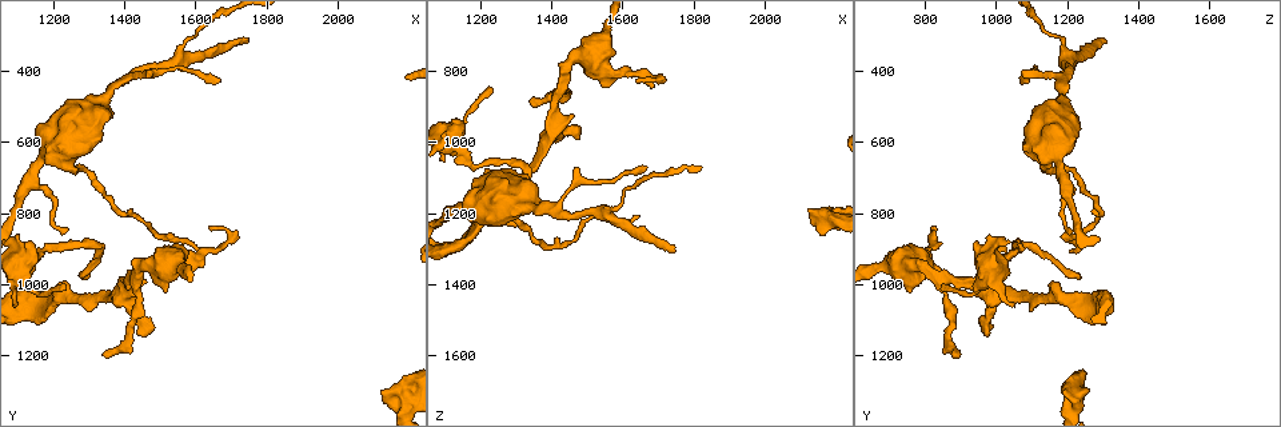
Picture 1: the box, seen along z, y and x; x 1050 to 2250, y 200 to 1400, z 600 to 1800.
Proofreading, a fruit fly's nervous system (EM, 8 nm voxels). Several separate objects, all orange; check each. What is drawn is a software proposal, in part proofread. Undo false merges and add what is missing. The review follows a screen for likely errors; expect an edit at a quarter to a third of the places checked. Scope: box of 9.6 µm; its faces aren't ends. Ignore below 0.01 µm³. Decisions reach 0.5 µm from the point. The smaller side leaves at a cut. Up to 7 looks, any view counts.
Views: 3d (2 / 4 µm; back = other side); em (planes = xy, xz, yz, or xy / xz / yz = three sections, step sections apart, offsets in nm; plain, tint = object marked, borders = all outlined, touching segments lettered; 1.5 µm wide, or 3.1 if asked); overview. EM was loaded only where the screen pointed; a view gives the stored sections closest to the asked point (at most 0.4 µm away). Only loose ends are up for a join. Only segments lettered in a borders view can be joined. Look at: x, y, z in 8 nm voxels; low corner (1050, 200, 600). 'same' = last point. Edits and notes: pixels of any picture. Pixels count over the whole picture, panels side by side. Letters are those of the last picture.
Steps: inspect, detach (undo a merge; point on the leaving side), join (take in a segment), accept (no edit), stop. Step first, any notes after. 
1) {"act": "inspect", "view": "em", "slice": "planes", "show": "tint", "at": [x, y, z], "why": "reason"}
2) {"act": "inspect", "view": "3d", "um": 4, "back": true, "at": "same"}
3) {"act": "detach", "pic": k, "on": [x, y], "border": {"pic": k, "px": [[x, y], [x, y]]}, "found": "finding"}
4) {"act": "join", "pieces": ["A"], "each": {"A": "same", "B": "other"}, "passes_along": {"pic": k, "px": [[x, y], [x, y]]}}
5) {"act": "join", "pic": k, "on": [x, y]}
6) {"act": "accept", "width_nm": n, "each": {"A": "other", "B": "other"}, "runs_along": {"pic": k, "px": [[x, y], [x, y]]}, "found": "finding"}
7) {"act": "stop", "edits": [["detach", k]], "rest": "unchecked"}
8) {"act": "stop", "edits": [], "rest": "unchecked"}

{"act": "inspect", "view": "em", "slice": "yz", "step": 4, "show": "tint", "at": [1170, 900, 1070], "why": "sharp bend"}

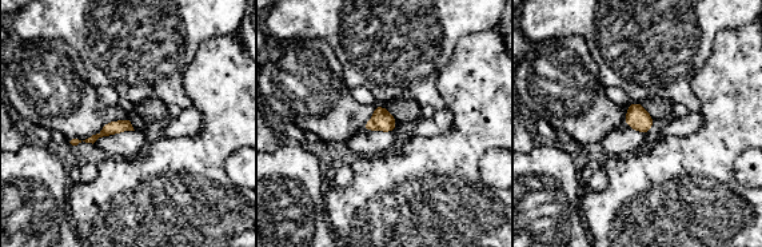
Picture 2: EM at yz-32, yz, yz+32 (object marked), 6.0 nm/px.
{"act": "inspect", "view": "em", "slice": "planes", "show": "borders", "at": "same", "why": "cut it another way"}

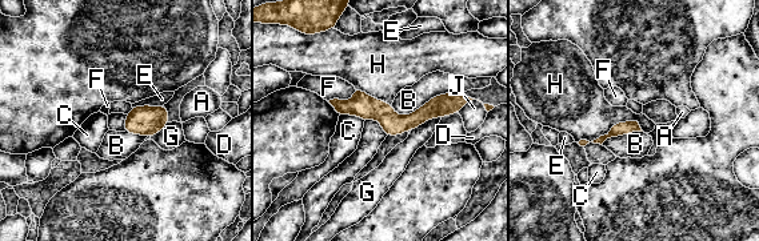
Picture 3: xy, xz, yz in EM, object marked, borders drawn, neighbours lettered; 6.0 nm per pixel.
{"act": "accept", "each": {"A": "other", "B": "other", "C": "other", "D": "other", "E": "other", "F": "other", "G": "other", "H": "other", "J": "other"}, "runs_along": {"pic": 3, "px": [[335, 103], [391, 121], [458, 104]]}, "found": "one cell here"}

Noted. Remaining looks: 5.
{"act": "inspect", "view": "em", "slice": "planes", "show": "plain", "at": [1320, 590, 1090], "why": "thick end"}

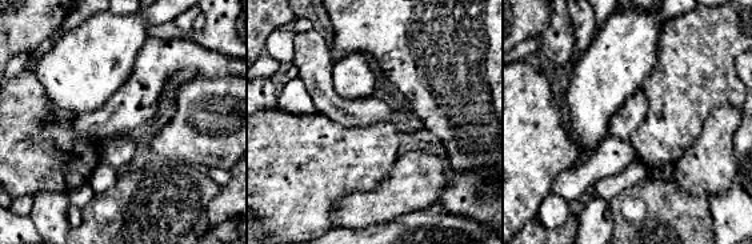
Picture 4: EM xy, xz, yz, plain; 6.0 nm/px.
{"act": "inspect", "view": "em", "slice": "planes", "show": "borders", "at": "same"}

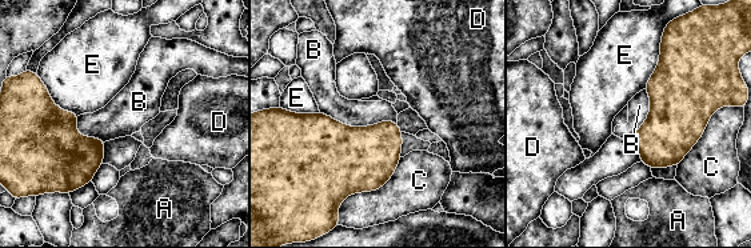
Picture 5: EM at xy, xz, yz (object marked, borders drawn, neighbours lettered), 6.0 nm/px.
{"act": "accept", "each": {"A": "other", "B": "other", "C": "other", "D": "other", "E": "other"}, "border": {"pic": 5, "px": [[320, 112], [354, 127], [396, 123]]}, "found": "none of them fits"}

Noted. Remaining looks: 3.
{"act": "inspect", "view": "3d", "um": 2, "at": [1660, 420, 1070], "why": "thin end"}

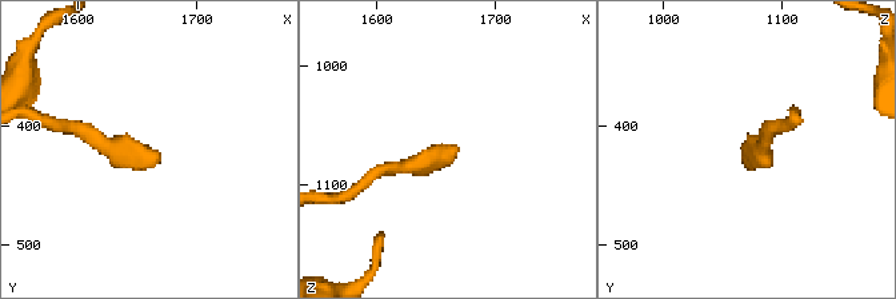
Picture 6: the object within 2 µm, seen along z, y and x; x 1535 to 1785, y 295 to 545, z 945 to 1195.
{"act": "inspect", "view": "em", "slice": "xz", "step": 8, "show": "borders", "at": [1664, 426, 1068]}

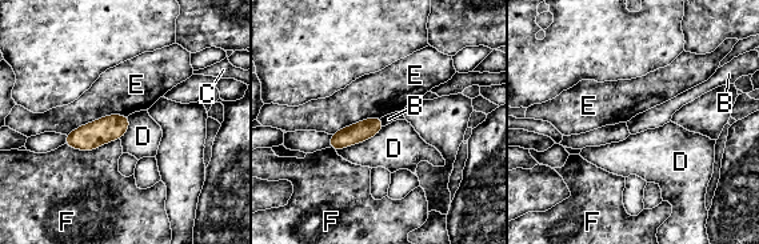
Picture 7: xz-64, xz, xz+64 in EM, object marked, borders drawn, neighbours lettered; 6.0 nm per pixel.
{"act": "accept", "width_nm": 120, "each": {"B": "other", "C": "other", "D": "other", "E": "other", "F": "other"}, "runs_along": {"pic": 7, "px": [[379, 123], [332, 144]]}, "found": "none of them fits"}

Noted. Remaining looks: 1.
{"act": "stop", "edits": [], "rest": "unchecked"}

